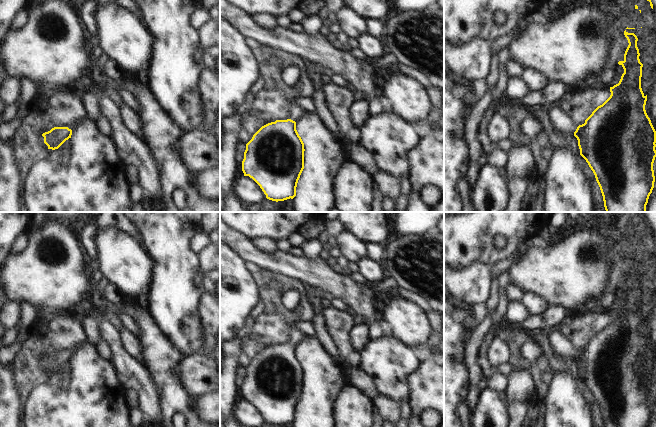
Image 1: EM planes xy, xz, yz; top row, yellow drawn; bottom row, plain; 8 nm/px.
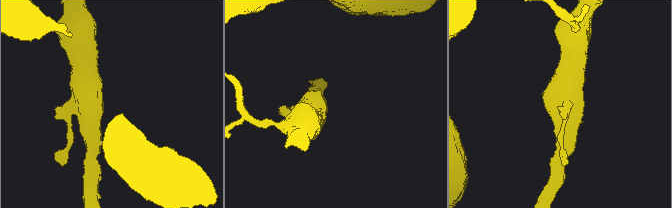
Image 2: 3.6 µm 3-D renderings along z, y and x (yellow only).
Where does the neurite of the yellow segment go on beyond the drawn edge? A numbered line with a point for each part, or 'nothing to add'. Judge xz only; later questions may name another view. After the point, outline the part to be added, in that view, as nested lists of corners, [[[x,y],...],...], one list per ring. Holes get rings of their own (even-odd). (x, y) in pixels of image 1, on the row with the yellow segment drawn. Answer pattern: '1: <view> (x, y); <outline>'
1: xz (296, 112); [[[292,100],[290,105],[289,119],[297,122],[303,117],[303,115],[304,115],[303,109],[297,104],[295,100]]]

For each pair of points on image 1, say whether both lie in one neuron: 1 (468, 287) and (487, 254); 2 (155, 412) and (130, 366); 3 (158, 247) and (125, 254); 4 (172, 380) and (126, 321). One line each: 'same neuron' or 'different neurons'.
1: different neurons
2: same neuron
3: different neurons
4: different neurons

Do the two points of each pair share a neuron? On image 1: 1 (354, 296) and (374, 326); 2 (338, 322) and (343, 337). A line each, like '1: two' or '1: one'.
1: two
2: one

